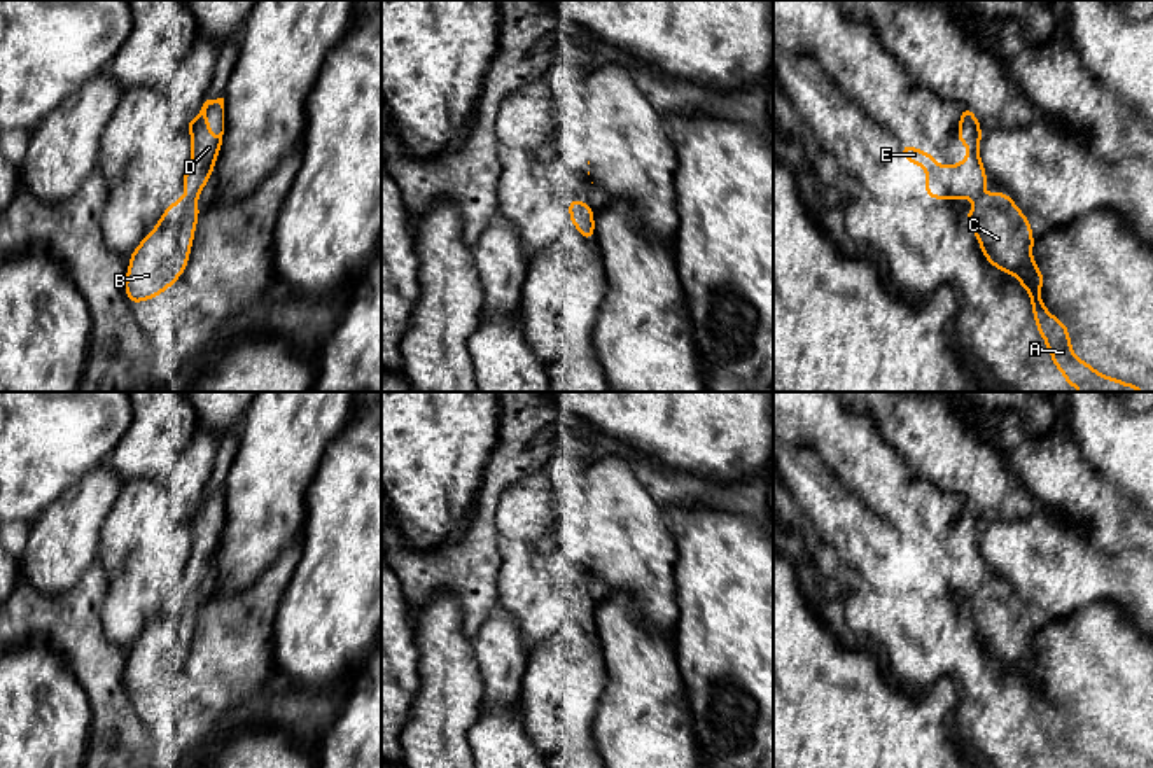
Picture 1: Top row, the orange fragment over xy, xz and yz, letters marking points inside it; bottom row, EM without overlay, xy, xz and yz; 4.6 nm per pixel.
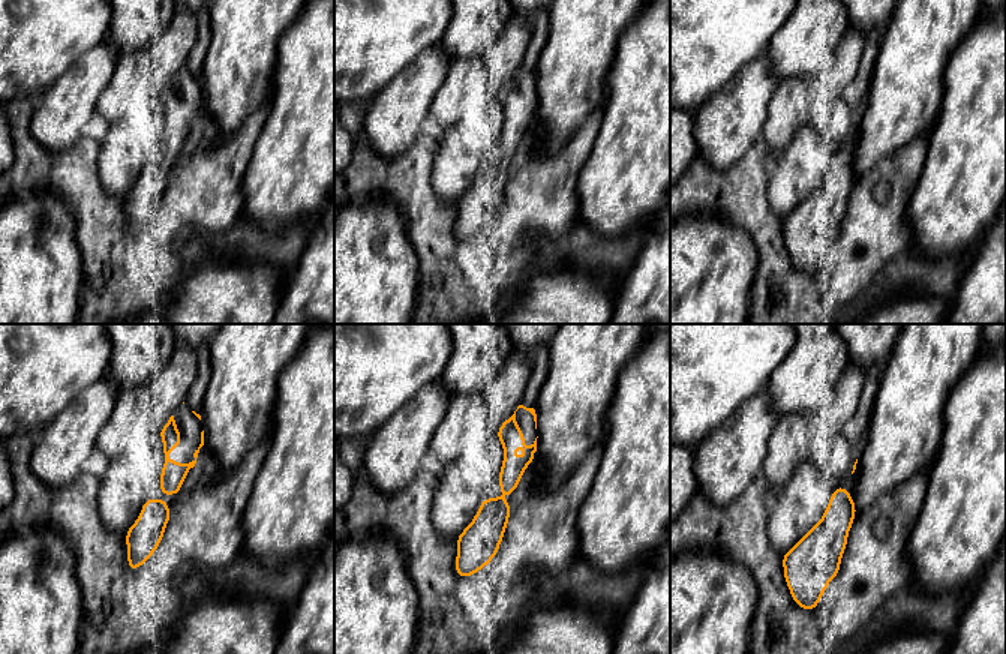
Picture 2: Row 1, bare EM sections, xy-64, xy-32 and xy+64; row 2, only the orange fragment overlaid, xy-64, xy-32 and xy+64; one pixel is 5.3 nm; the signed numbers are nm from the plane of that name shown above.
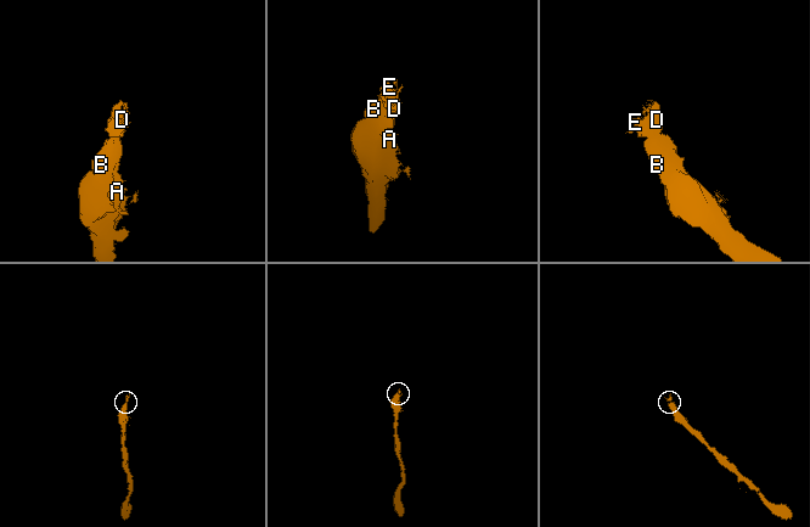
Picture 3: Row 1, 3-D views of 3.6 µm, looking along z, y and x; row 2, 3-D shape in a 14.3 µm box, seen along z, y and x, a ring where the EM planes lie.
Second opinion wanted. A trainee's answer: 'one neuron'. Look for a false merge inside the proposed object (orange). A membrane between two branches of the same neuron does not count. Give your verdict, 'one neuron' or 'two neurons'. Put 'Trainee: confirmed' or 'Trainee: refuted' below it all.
one neuron
Trainee: confirmed

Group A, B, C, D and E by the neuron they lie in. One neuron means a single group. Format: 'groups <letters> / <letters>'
groups A B C D E

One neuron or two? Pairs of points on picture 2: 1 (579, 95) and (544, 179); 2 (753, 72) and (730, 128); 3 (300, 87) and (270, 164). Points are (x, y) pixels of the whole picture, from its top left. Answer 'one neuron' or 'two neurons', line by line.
1: two neurons
2: one neuron
3: one neuron

